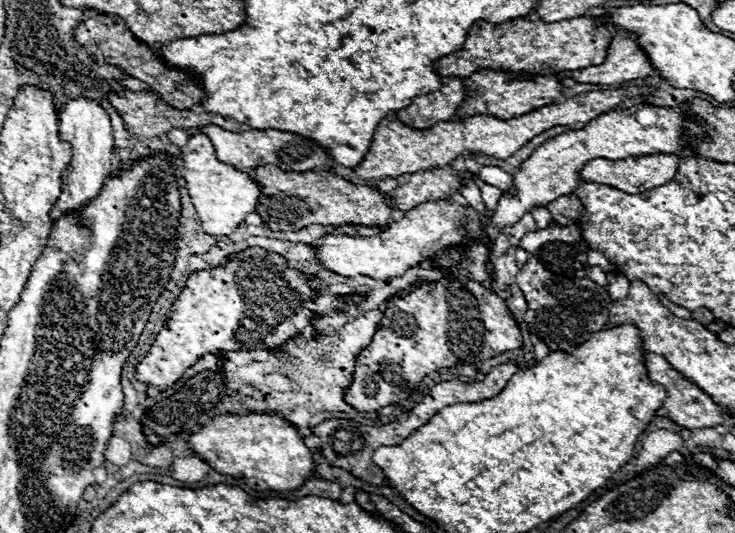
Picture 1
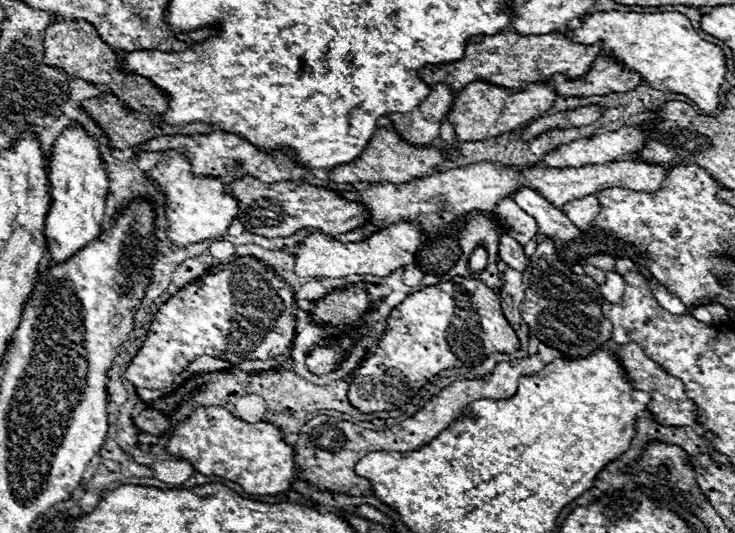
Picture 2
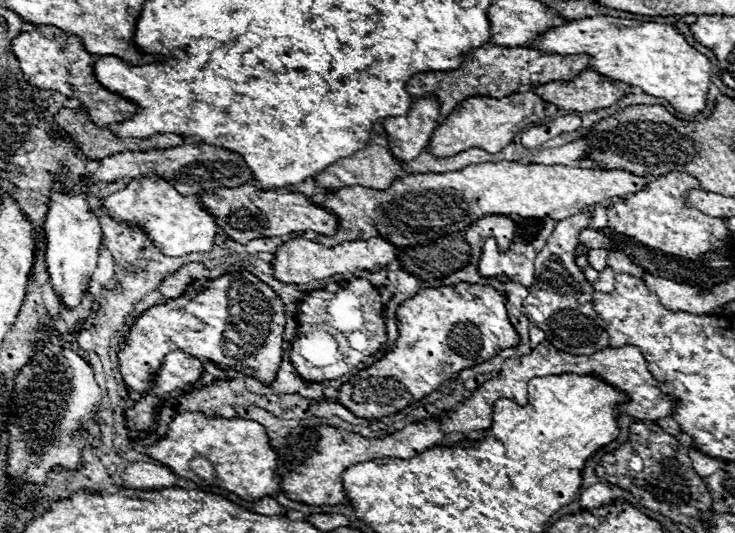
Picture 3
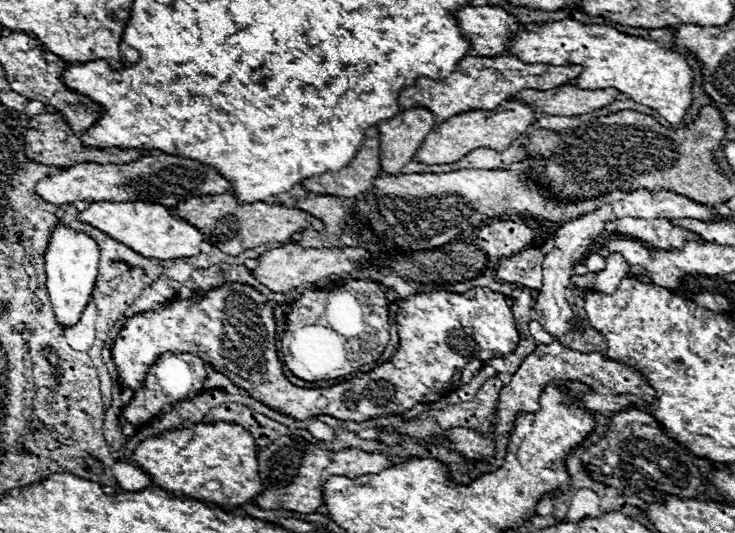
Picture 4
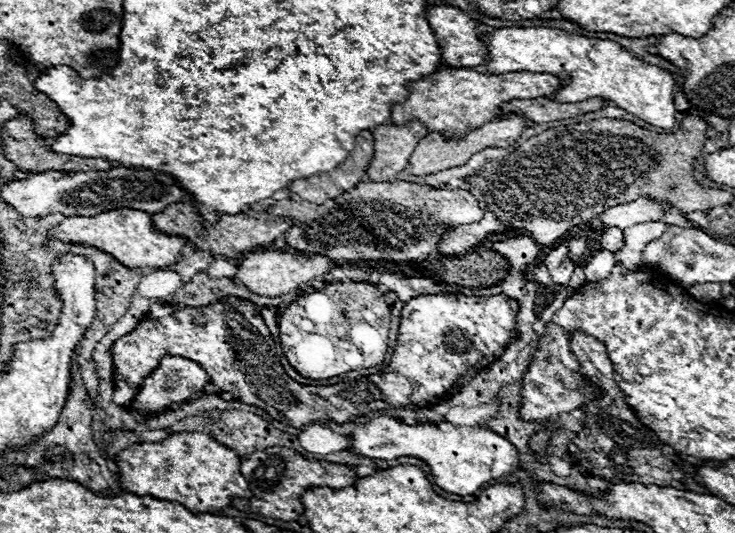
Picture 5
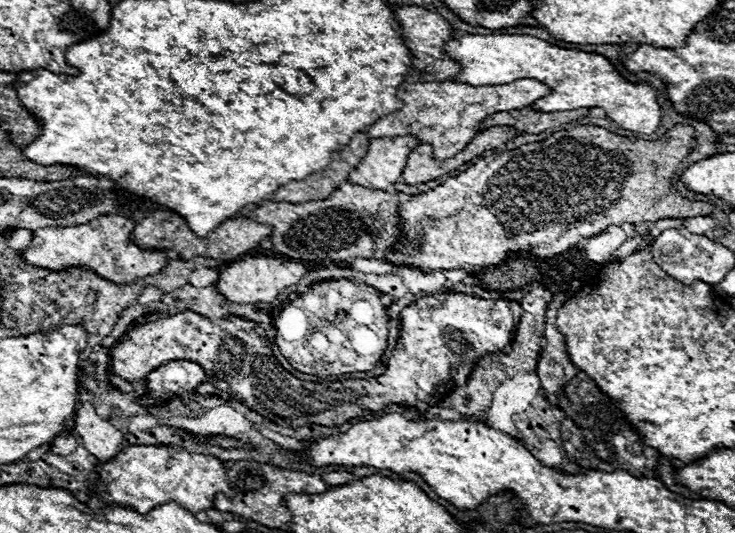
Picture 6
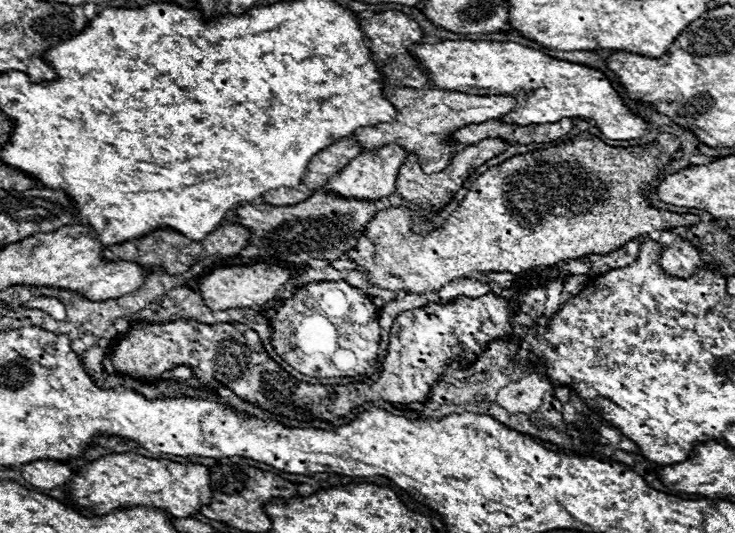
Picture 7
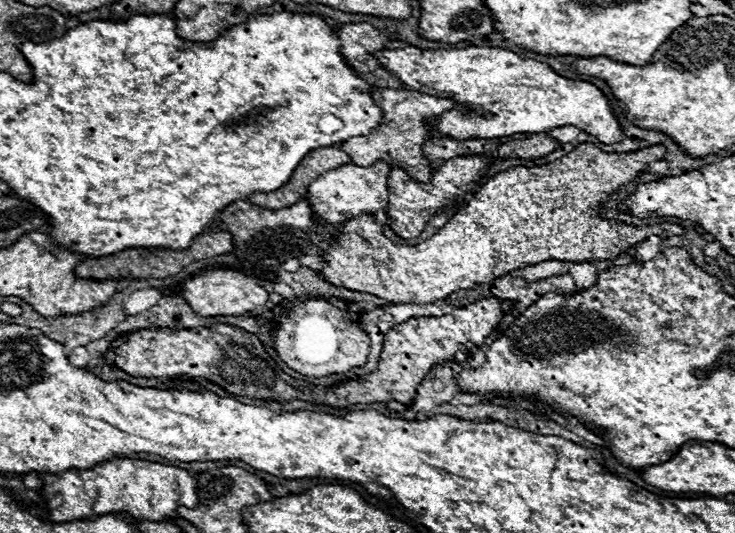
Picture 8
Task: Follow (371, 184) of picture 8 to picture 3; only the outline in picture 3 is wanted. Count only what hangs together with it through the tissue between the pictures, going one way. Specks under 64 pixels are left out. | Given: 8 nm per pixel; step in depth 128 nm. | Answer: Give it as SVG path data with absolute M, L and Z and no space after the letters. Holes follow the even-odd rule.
M432 96L414 100L406 116L386 118L384 130L388 134L388 148L392 156L402 164L414 160L428 146L428 140L436 126L438 104Z

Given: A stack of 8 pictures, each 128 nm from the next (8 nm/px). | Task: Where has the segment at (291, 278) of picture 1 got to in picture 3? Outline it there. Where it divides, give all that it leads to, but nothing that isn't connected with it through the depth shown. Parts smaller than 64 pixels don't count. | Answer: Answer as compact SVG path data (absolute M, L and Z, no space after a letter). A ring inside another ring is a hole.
M234 272L220 278L214 278L206 282L198 292L186 292L174 300L168 300L166 304L154 306L146 312L142 312L130 332L126 334L126 342L118 350L118 362L120 362L120 374L128 388L136 392L146 392L152 386L152 380L164 360L164 356L172 350L184 350L188 354L194 354L196 358L206 358L222 368L234 368L242 372L244 376L252 376L258 382L270 386L276 380L276 372L282 362L282 334L286 324L286 312L282 300L270 290L270 286L262 284L254 274L250 272Z

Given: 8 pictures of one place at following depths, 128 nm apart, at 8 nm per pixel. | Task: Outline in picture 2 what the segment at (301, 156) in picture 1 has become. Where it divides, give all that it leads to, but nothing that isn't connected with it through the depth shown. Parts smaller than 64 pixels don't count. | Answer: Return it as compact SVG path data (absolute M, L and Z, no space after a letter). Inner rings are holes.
M212 132L202 136L160 136L142 146L144 152L166 152L166 150L182 150L190 162L194 176L214 176L228 184L228 180L242 178L250 174L262 182L278 182L288 180L290 172L296 168L294 160L290 160L290 152L274 152L274 156L266 156L266 152L258 152L258 148L246 144L246 140L238 136L230 136L226 132Z

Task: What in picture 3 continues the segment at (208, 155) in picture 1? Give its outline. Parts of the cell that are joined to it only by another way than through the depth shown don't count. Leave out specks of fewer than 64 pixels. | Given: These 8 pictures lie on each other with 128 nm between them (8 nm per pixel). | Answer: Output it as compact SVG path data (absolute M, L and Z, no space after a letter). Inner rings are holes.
M156 178L134 180L124 190L106 196L102 208L116 222L142 228L164 256L178 258L192 252L210 252L214 246L216 224L214 218L198 204L198 196L180 196L164 180Z

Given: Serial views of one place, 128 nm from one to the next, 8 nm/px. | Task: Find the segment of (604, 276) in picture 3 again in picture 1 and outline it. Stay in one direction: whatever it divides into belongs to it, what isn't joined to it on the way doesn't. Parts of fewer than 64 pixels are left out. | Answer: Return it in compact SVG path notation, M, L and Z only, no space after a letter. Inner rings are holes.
M608 274L608 284L604 286L606 292L610 294L612 300L620 300L620 298L626 298L628 294L628 278L622 276L622 274Z

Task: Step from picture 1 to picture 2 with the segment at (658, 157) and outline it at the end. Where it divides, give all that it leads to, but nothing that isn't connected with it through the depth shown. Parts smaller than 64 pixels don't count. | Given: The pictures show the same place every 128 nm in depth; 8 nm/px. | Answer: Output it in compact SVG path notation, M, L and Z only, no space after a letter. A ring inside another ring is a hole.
M620 160L620 162L606 162L606 164L592 164L582 168L544 168L544 166L496 166L492 162L478 162L468 164L462 168L454 168L448 172L434 172L430 176L414 178L404 184L372 184L358 192L358 202L362 202L370 210L370 220L366 226L350 230L346 234L334 236L340 242L360 242L370 236L370 232L380 232L392 224L402 220L418 222L422 232L434 234L448 224L452 224L458 216L472 210L492 212L502 198L512 198L512 194L520 188L530 188L548 200L554 208L562 208L570 200L580 200L584 196L596 194L606 188L626 188L634 192L654 192L660 188L666 176L664 166L652 164L638 164L634 160Z

